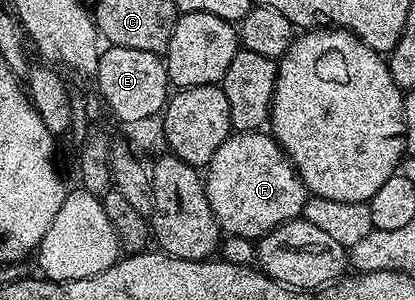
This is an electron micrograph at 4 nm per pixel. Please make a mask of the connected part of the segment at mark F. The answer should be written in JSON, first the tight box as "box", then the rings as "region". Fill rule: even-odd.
{"box":[202,130,306,240],"region":[[[242,130],[228,135],[228,139],[218,144],[218,152],[210,156],[202,174],[206,200],[212,209],[212,215],[225,235],[233,234],[243,238],[259,240],[287,222],[293,222],[304,212],[306,191],[300,173],[292,166],[283,148],[277,144],[271,133],[260,130]]]}

